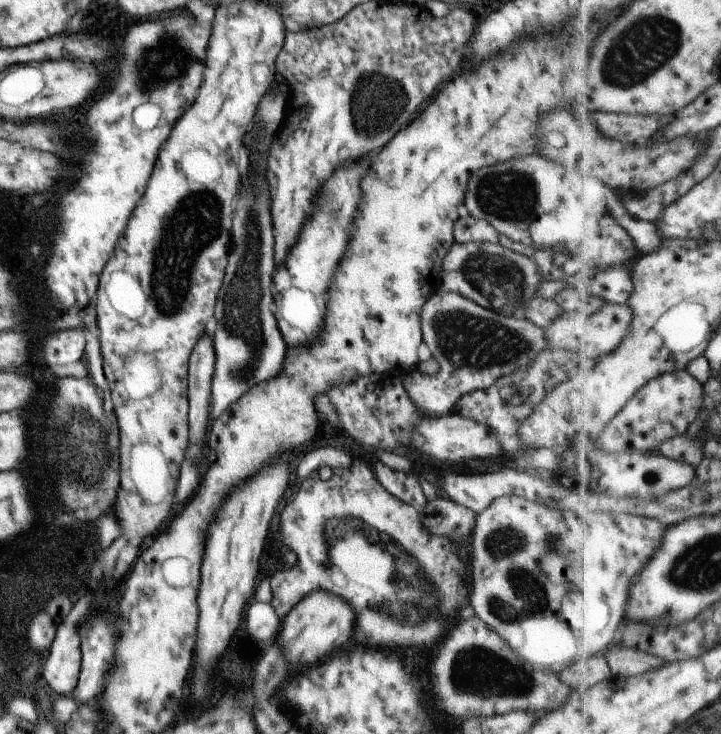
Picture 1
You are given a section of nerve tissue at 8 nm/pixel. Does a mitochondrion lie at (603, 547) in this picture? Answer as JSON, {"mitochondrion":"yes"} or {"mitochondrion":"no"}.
{"mitochondrion":"no"}

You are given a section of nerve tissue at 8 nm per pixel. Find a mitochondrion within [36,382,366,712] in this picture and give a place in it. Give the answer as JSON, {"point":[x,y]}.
{"point":[86,455]}

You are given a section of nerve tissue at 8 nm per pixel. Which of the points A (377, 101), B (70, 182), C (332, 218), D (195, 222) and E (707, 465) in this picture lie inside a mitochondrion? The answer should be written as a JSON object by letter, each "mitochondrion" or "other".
{"A":"mitochondrion","B":"other","C":"mitochondrion","D":"mitochondrion","E":"other"}

